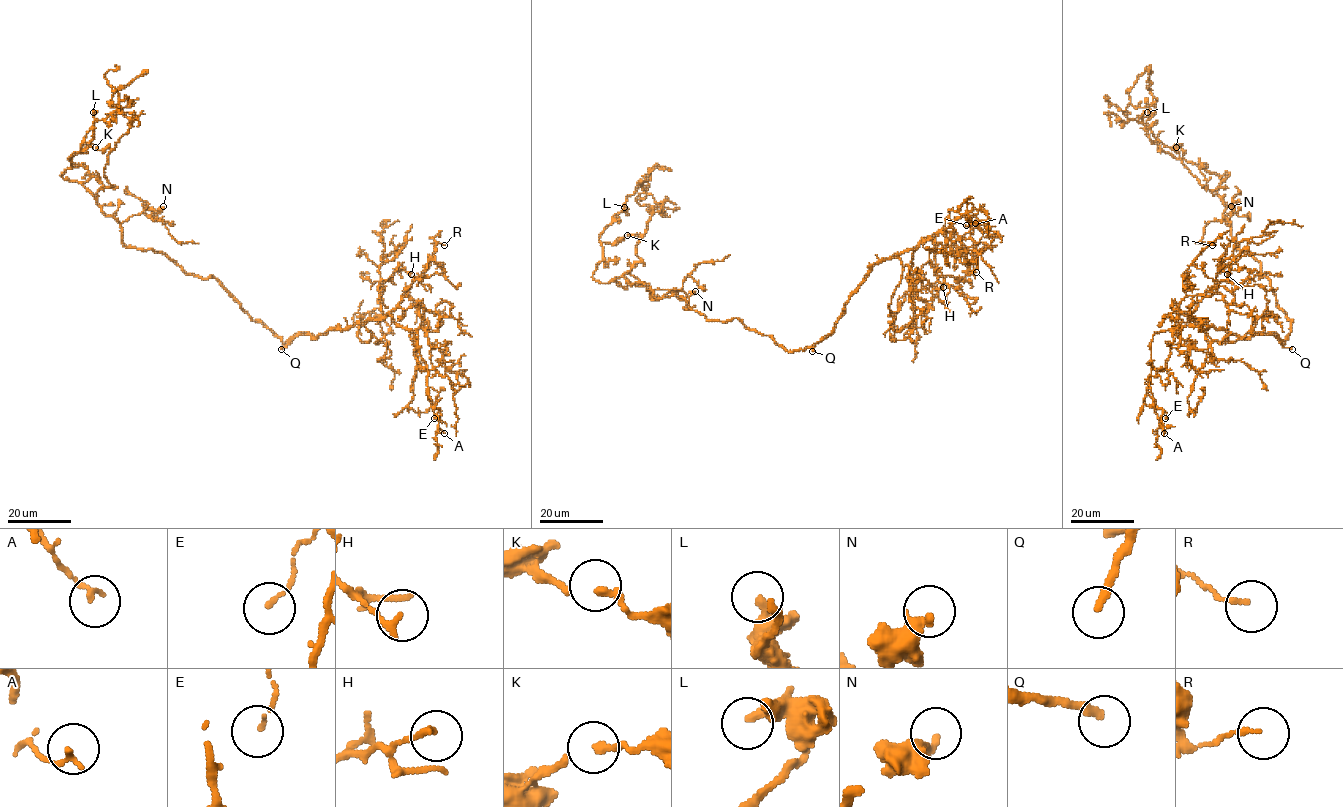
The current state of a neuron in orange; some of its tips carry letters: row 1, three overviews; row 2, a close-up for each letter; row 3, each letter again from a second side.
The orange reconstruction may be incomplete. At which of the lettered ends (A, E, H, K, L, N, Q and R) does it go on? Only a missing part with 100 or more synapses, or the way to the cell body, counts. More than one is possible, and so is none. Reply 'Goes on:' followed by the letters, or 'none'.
Goes on: Q

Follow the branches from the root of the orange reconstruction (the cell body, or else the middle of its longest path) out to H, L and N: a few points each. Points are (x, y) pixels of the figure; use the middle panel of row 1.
H: (756, 332), (785, 350), (809, 348), (831, 332), (873, 265), (911, 249), (910, 273), (930, 291), (943, 287)
L: (756, 332), (737, 318), (709, 321), (643, 283), (594, 279), (599, 235), (624, 207)
N: (756, 332), (737, 318), (709, 321), (684, 298), (658, 298), (652, 291), (682, 290), (688, 295), (695, 291)

